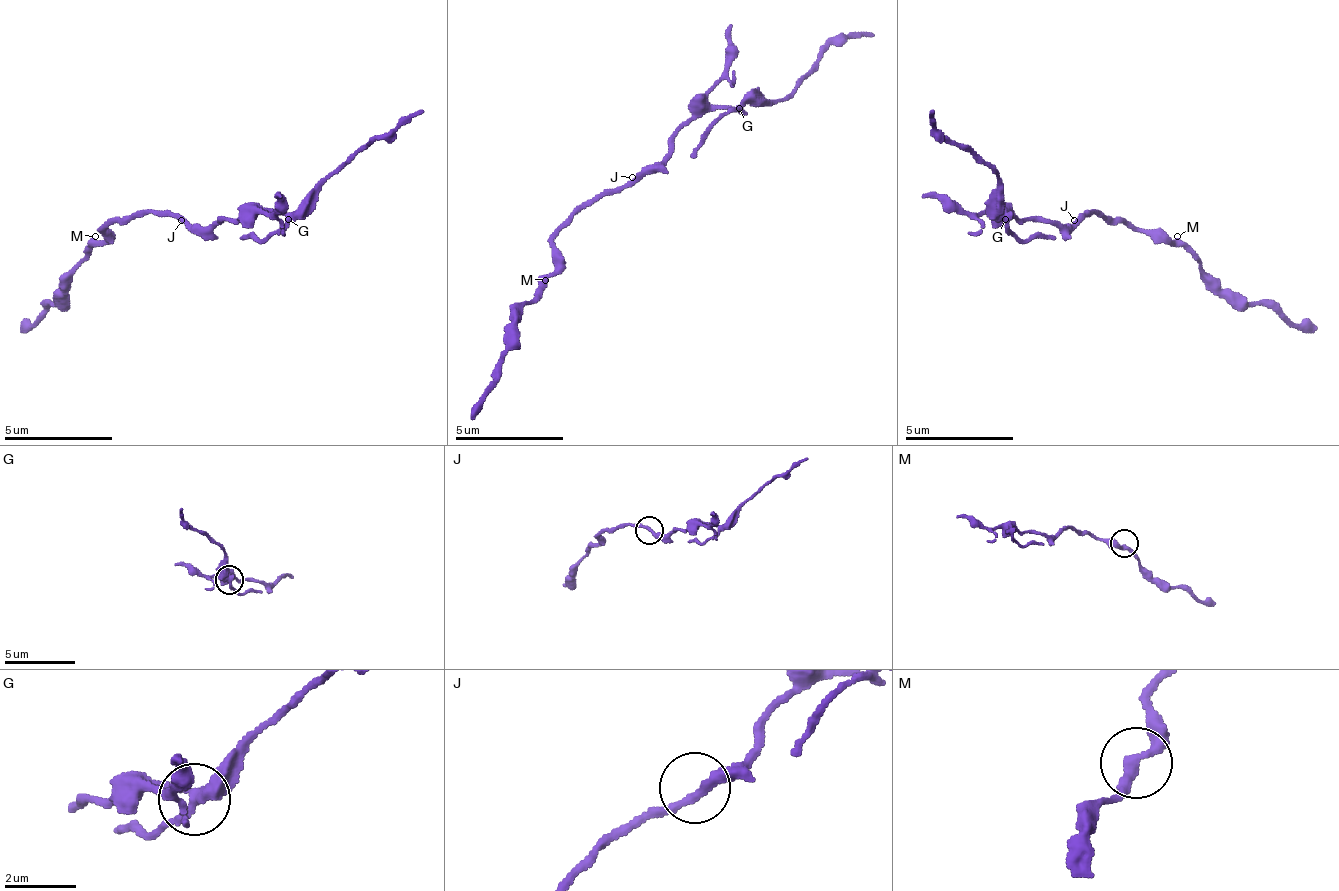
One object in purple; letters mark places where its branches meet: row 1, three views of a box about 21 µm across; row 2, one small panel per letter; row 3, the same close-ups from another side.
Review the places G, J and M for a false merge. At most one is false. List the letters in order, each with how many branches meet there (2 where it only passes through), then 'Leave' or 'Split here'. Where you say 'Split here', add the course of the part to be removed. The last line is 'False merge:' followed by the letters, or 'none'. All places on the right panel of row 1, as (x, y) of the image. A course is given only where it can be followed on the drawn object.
G: Branches: 3. Split here. Course of the part to remove: (1004, 220), (999, 177), (939, 134), (934, 112)
J: Branches: 2. Leave
M: Branches: 2. Leave
False merge: G

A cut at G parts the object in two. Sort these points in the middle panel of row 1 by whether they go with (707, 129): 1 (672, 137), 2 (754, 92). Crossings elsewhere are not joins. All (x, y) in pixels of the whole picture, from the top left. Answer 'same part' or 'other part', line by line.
1: other part
2: same part

